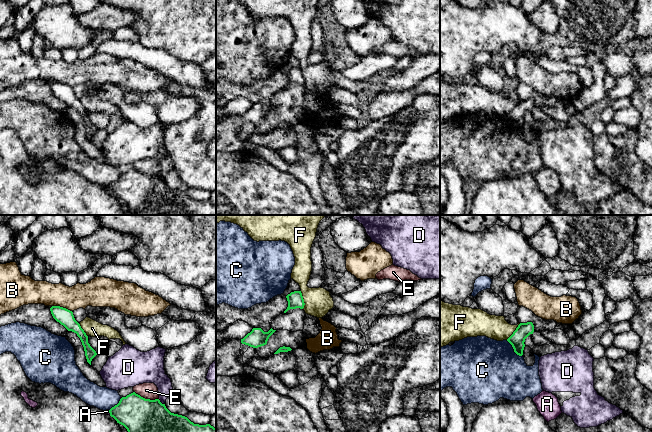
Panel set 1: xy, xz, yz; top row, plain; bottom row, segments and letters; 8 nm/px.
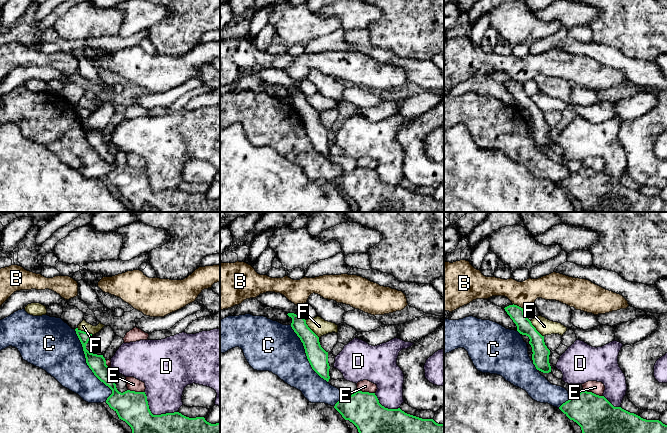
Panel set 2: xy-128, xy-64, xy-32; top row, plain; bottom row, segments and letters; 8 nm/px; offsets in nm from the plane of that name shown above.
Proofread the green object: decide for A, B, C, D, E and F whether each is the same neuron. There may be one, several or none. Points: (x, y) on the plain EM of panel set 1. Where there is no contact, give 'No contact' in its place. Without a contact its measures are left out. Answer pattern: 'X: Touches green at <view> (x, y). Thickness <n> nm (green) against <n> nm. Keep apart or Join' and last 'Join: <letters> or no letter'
A: Touches green at xy (109, 188). Thickness 300 nm (green) against 30 nm. Keep apart
B: Touches green at xy (62, 83). Thickness 140 nm (green) against 190 nm. Keep apart
C: Touches green at yz (514, 126). Thickness 120 nm (green) against 480 nm. Keep apart
D: Touches green at xy (160, 178). Thickness 400 nm (green) against 180 nm. Keep apart
E: Touches green at xy (146, 175). Thickness 380 nm (green) against 130 nm. Keep apart
F: Touches green at xz (303, 76). Thickness 130 nm (green) against 220 nm. Keep apart
Join: no letter

